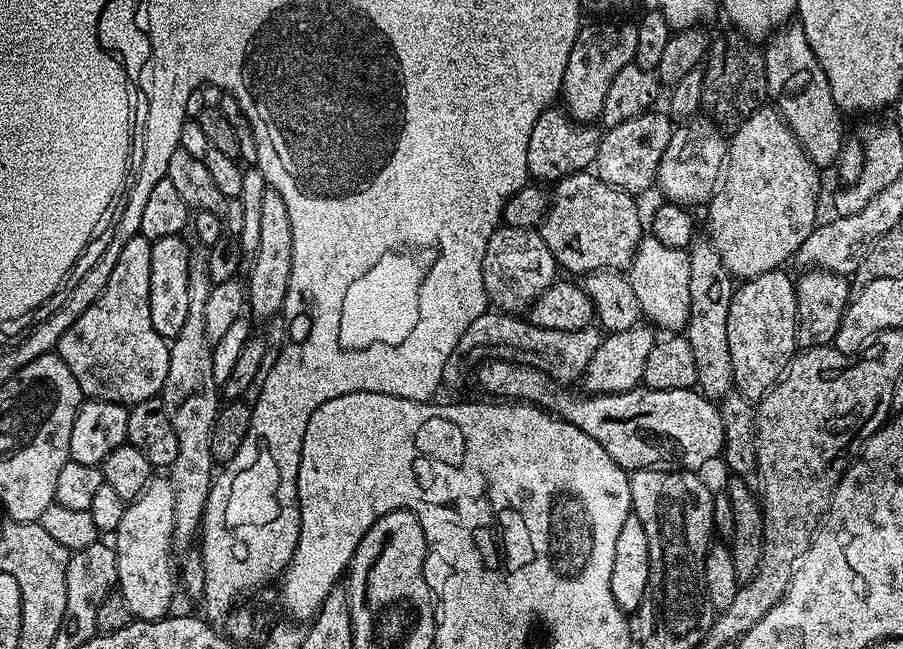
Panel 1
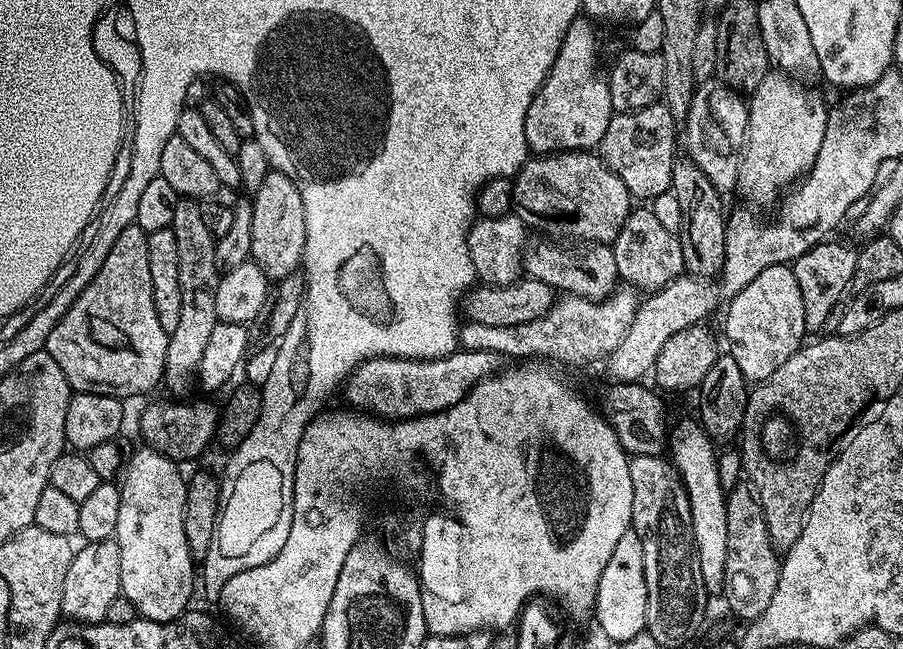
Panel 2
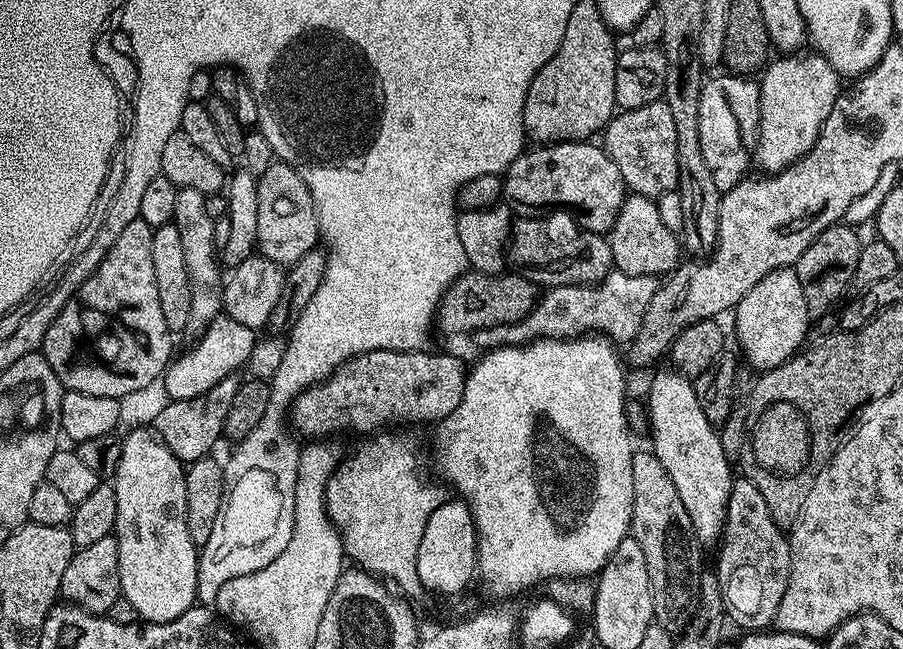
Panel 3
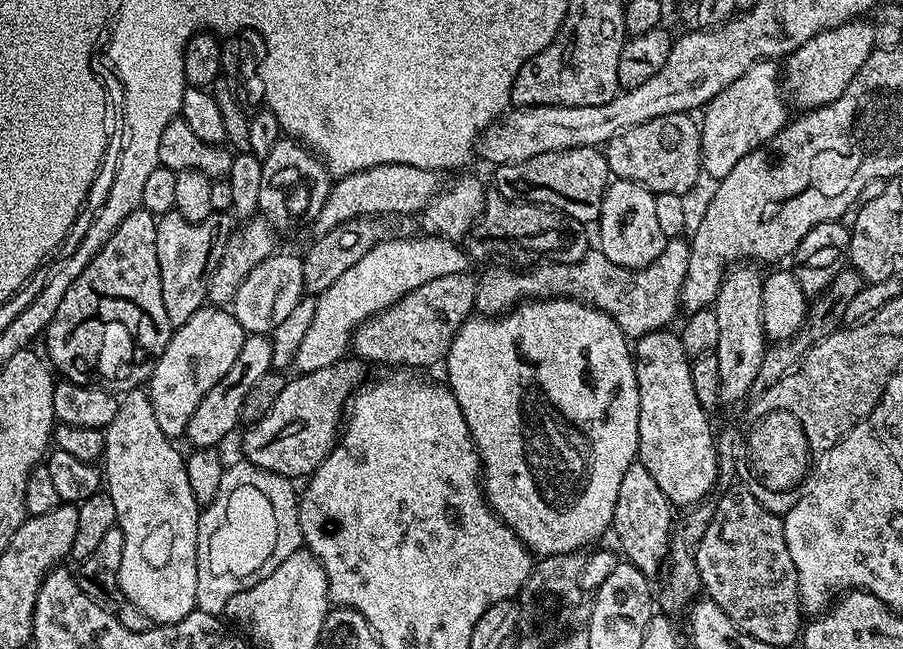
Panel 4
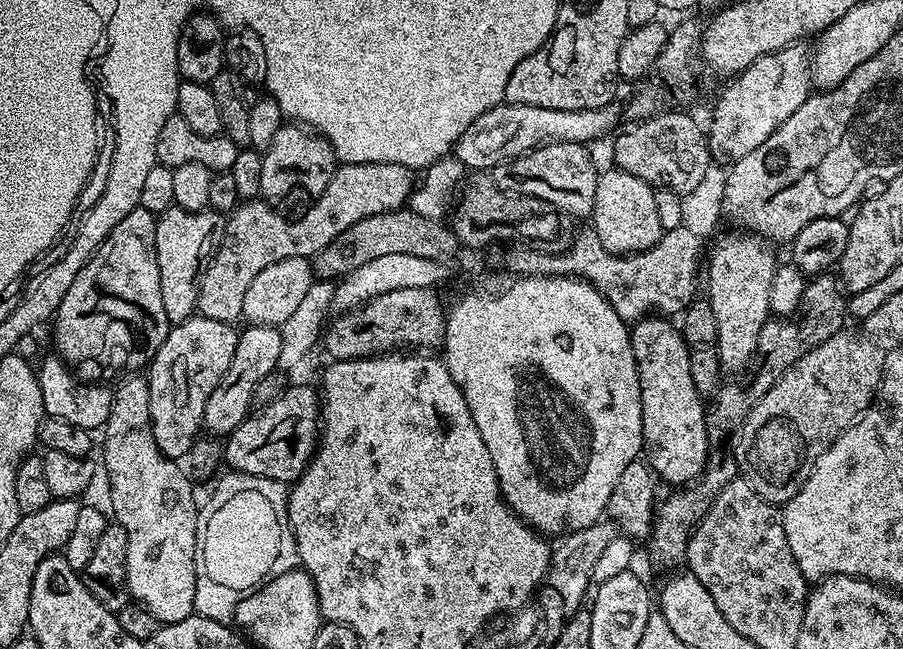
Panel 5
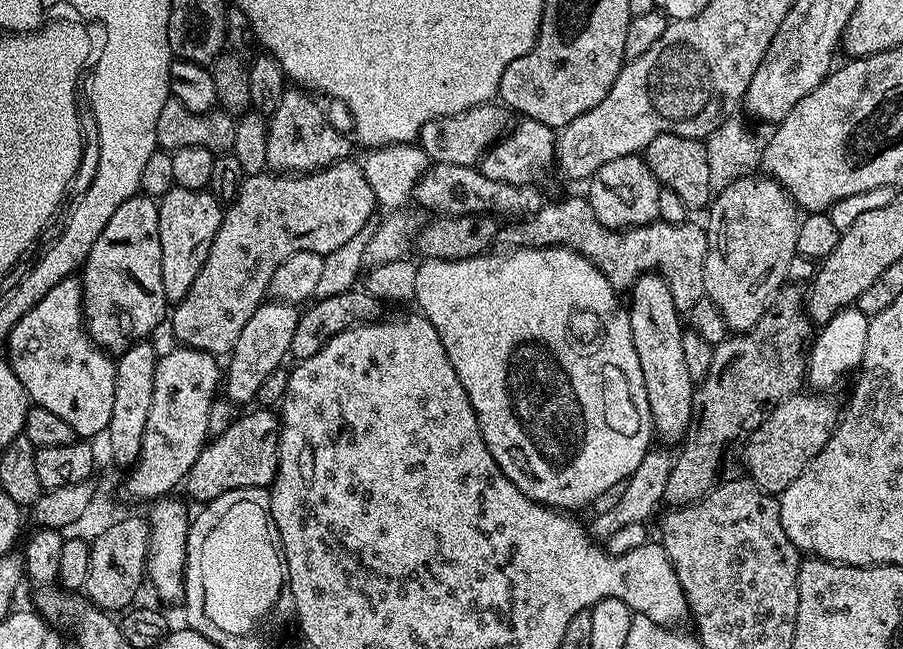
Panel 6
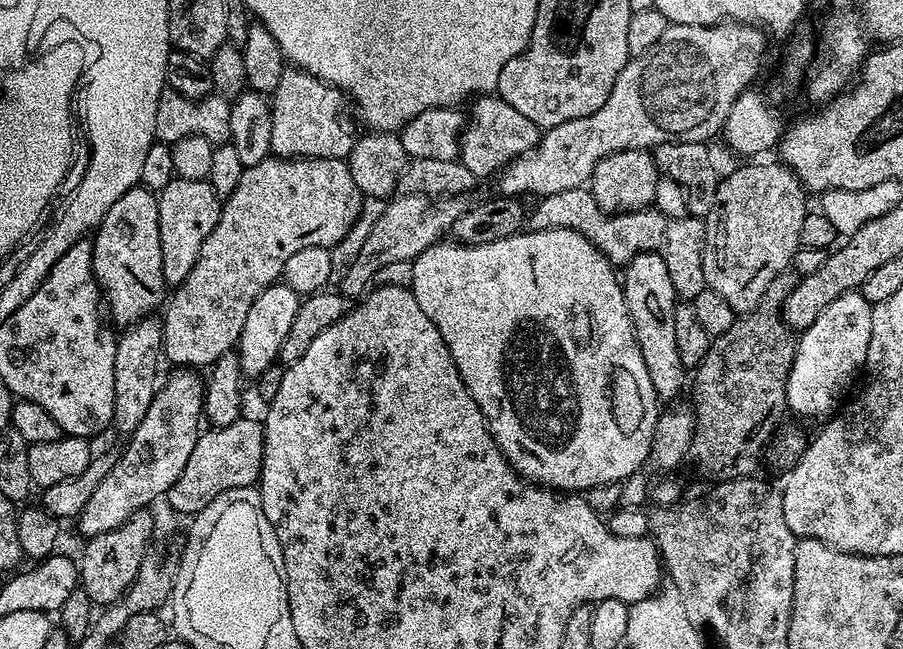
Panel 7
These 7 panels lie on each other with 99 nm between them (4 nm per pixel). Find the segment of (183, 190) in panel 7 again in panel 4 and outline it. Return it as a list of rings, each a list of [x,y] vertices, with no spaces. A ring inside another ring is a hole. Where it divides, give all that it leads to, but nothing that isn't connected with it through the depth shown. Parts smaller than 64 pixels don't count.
[[[170,211],[156,221],[158,230],[158,274],[162,278],[162,306],[166,306],[166,318],[170,318],[173,329],[181,328],[208,299],[208,275],[212,256],[212,232],[207,223],[191,224],[182,214]]]

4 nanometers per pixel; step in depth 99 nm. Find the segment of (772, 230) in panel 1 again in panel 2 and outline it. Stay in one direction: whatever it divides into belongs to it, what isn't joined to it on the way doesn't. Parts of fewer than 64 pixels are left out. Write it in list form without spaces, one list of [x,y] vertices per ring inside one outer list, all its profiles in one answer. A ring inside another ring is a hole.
[[[772,70],[762,78],[762,82],[758,82],[758,86],[750,93],[750,99],[747,101],[748,125],[744,135],[744,146],[740,150],[738,192],[756,204],[770,203],[787,184],[795,185],[801,178],[806,177],[818,158],[818,150],[822,150],[828,115],[825,109],[820,109],[818,101],[811,100],[799,87],[803,88],[787,75]]]

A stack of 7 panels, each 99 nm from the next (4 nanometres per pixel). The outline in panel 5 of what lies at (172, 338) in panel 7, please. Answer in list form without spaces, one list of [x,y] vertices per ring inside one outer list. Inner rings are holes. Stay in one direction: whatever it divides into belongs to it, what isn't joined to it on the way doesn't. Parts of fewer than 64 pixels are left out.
[[[341,163],[326,190],[319,192],[313,199],[316,201],[297,220],[276,212],[274,205],[261,198],[245,199],[223,225],[212,260],[200,279],[196,312],[220,324],[241,319],[246,290],[266,266],[295,256],[315,257],[366,218],[393,211],[396,199],[404,192],[404,175],[406,169],[402,164]]]

